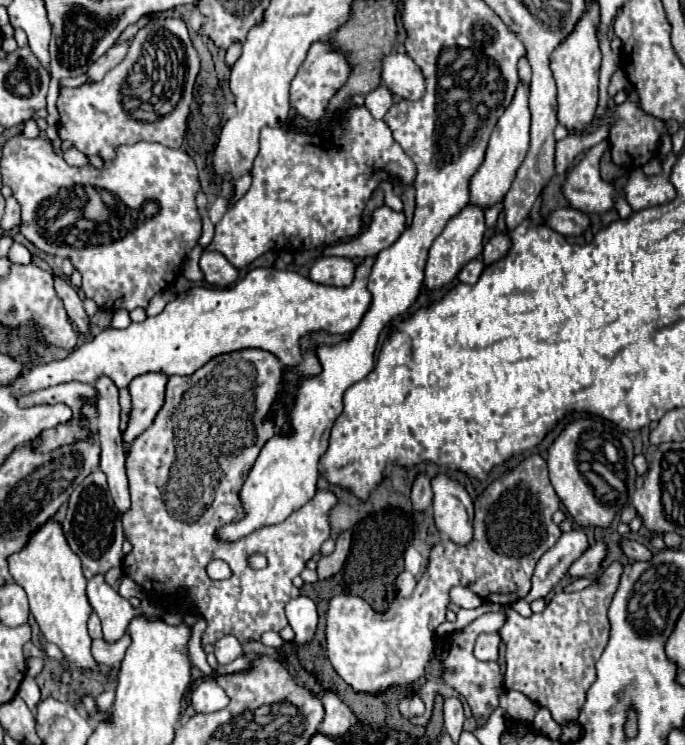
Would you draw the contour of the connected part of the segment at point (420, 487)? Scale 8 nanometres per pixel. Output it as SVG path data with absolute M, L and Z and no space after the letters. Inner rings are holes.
M424 474L416 478L410 500L416 512L426 512L432 506L432 488L430 488L430 480Z

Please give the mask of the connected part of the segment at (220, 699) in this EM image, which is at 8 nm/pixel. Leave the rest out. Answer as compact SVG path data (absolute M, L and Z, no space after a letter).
M208 678L196 686L190 704L196 712L216 712L228 706L228 696L212 678Z

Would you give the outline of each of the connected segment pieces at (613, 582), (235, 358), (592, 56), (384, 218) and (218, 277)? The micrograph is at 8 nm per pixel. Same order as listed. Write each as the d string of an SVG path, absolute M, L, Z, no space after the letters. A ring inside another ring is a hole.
M614 562L596 586L582 592L558 592L548 602L544 612L528 618L512 608L506 610L506 624L500 628L502 642L506 644L506 678L508 690L518 690L530 700L538 702L552 712L558 724L576 722L580 708L586 702L586 692L596 680L596 660L608 642L608 606L616 592L622 566Z
M246 348L246 350L236 350L236 352L220 354L220 356L212 358L210 362L206 362L202 368L198 368L192 376L170 376L168 386L166 386L166 402L164 402L160 414L156 416L154 424L134 440L134 444L132 444L130 452L128 452L128 458L126 458L126 470L128 470L128 480L130 480L132 506L130 506L128 514L122 516L122 522L124 522L124 534L126 534L126 538L130 540L130 544L132 544L134 548L132 548L132 552L128 554L128 558L124 556L122 570L124 570L124 574L126 574L128 578L132 578L132 580L146 592L146 596L148 596L154 604L160 606L160 604L164 604L168 598L172 598L172 600L178 600L178 602L182 604L182 608L194 608L194 610L206 620L206 624L208 624L206 630L204 630L204 634L202 634L202 644L204 644L204 646L206 646L206 644L214 644L216 640L220 640L220 638L226 636L226 634L236 636L240 642L260 640L260 636L262 636L264 632L268 632L268 630L280 632L284 626L288 626L288 620L286 620L286 614L284 614L284 606L286 606L288 600L292 600L292 598L296 598L296 596L300 594L298 588L292 584L292 578L298 576L298 574L304 570L306 560L310 560L314 554L318 554L322 542L330 536L328 512L330 512L330 508L336 504L336 496L334 496L330 490L320 490L320 492L316 492L316 496L314 496L306 506L302 506L300 510L292 512L284 522L280 522L280 524L276 524L276 526L264 526L264 528L252 532L250 536L246 536L246 538L242 538L240 542L234 542L234 544L220 542L220 540L214 538L214 530L216 530L218 526L223 526L236 520L238 511L235 508L236 506L240 506L240 500L238 500L240 486L244 484L244 478L248 476L248 470L250 470L252 464L256 462L258 452L262 450L262 446L264 446L264 444L274 436L274 432L276 432L274 422L266 420L266 414L268 414L268 410L270 410L272 402L276 400L276 394L278 394L280 390L282 390L282 364L280 364L280 360L278 360L272 352L258 350L258 348ZM252 380L264 380L266 390L264 390L264 388L258 388L258 384L252 382ZM254 552L266 554L266 558L268 558L268 568L264 568L264 570L252 570L252 568L248 566L246 560L248 560L248 556L254 554ZM214 558L224 560L224 562L232 568L232 578L216 582L216 580L212 580L212 578L206 574L206 564L208 564L210 560L214 560Z
M588 2L582 18L576 22L570 36L550 56L550 70L558 86L558 122L570 130L582 130L592 118L598 106L598 72L600 72L600 48L598 48L600 8L598 2Z
M386 206L376 208L370 216L370 226L362 230L358 236L338 242L334 246L326 246L322 250L324 256L342 256L342 258L366 258L366 256L376 256L384 248L392 246L396 238L404 232L406 228L406 218L402 212L394 212Z
M210 250L202 254L200 270L208 284L214 284L220 288L230 286L238 276L238 270L220 252L210 252Z

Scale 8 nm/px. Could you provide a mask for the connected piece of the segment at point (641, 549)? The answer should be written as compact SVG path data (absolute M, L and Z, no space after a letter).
M626 540L624 544L622 544L622 550L624 550L624 554L628 556L628 558L632 558L632 560L650 560L652 558L652 552L644 546L644 544L640 544L640 542L636 542L636 540Z

